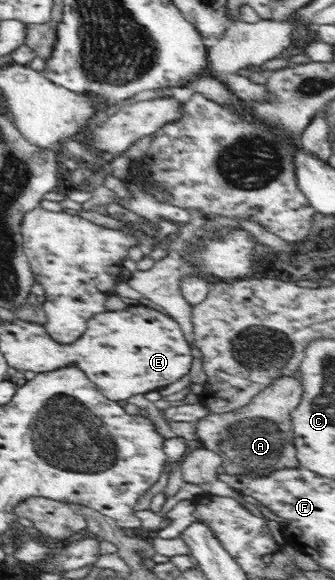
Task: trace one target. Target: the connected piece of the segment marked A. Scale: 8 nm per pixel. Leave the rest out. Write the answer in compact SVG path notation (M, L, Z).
M293 376L274 379L248 406L226 414L210 414L196 423L197 447L211 450L223 461L224 474L232 476L268 475L283 468L298 468L293 443L291 414L304 395L302 383Z

